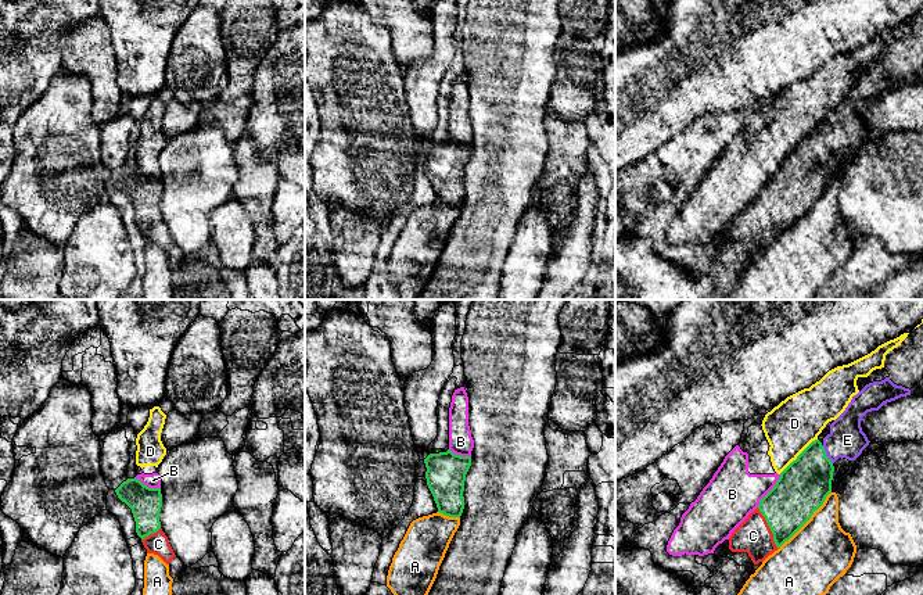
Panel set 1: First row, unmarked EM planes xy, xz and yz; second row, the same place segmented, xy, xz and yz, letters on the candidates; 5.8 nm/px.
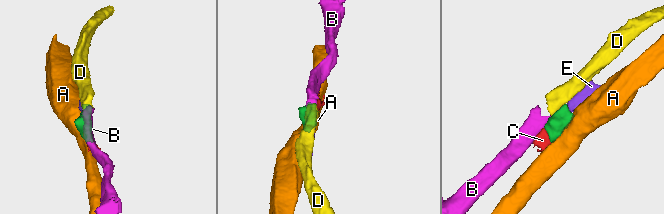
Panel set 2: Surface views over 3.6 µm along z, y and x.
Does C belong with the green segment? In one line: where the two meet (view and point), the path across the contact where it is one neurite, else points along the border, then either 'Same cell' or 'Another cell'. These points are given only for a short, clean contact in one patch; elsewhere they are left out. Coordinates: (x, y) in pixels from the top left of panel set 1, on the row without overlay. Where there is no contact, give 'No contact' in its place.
Touches green at yz (769, 217). Path across: yz (797, 183), (769, 217), (760, 225), (753, 225). Same cell

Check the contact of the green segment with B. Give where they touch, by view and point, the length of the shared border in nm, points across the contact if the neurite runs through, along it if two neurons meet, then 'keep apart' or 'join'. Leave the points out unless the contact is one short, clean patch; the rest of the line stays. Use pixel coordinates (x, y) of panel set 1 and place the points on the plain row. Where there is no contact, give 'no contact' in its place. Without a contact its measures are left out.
contact yz (769, 180); length 240 nm; border yz (780, 164), (775, 175), (757, 196); keep apart

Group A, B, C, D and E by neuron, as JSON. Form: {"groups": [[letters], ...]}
{"groups": [["A"], ["B", "D"], ["C", "E"]]}

